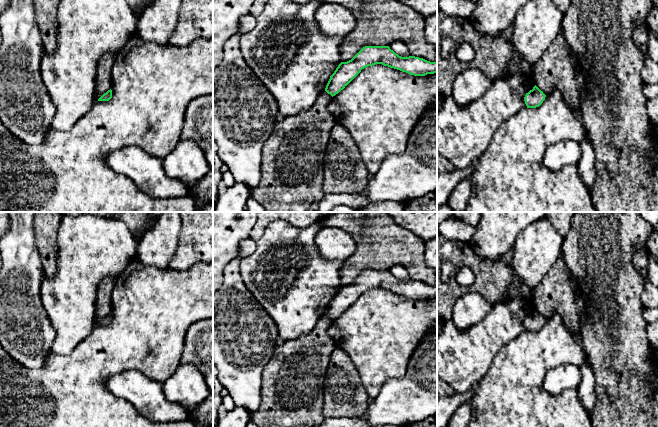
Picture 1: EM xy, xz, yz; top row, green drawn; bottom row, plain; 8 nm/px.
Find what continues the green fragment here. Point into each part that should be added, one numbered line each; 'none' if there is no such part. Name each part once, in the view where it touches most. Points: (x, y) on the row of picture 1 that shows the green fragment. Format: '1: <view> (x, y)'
none

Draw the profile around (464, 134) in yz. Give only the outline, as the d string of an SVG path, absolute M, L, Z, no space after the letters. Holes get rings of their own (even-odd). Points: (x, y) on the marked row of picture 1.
M515 65L506 67L506 75L492 82L477 100L460 107L452 96L444 97L437 110L437 151L455 168L466 169L487 152L491 139L511 116L527 108L524 97L536 85L532 74L521 73Z

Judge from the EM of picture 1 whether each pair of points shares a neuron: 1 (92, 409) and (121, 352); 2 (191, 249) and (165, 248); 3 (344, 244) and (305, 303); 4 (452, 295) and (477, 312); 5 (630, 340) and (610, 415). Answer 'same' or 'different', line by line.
1: same
2: different
3: different
4: different
5: same

